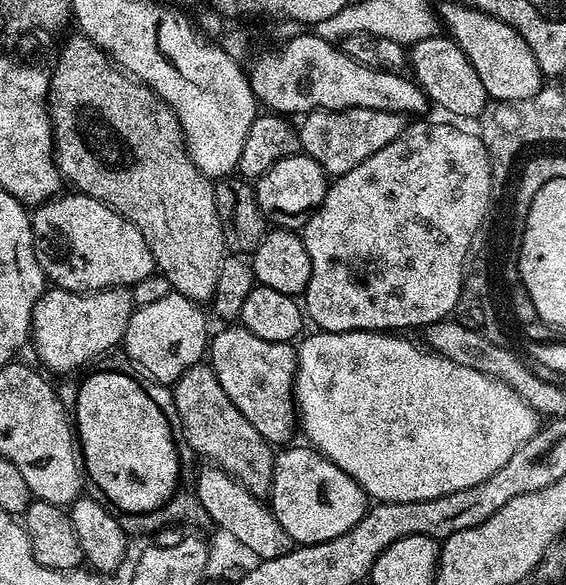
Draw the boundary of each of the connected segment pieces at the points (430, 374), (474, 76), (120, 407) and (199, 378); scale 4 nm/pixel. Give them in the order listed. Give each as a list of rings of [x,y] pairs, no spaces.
[[[316,330],[313,333],[313,336],[305,335],[299,341],[294,381],[298,420],[302,425],[302,432],[304,428],[305,438],[308,439],[305,441],[317,452],[321,452],[323,456],[336,463],[346,474],[355,478],[373,501],[382,504],[422,502],[430,498],[442,498],[446,494],[454,494],[470,486],[478,486],[478,482],[486,482],[490,474],[502,470],[502,466],[506,466],[506,462],[510,462],[515,452],[538,430],[538,423],[536,424],[538,414],[513,388],[478,370],[458,366],[458,362],[450,362],[450,358],[439,356],[427,347],[419,348],[414,341],[404,337],[407,335],[388,332],[325,332],[323,330]]]
[[[437,34],[411,45],[410,68],[411,64],[413,72],[411,75],[416,83],[435,105],[441,104],[450,115],[480,118],[489,107],[488,90],[482,84],[478,70],[474,68],[470,58],[458,47],[451,36]]]
[[[96,372],[93,376],[88,376],[80,384],[80,389],[76,392],[76,412],[74,408],[74,428],[78,433],[78,448],[82,453],[82,464],[86,469],[86,476],[104,491],[103,499],[107,501],[113,509],[121,508],[119,511],[124,514],[139,514],[141,512],[155,512],[156,509],[164,507],[169,500],[173,499],[178,488],[180,475],[180,457],[178,455],[178,444],[172,441],[172,428],[168,425],[168,420],[164,417],[162,409],[156,405],[156,400],[148,396],[148,392],[136,380],[131,380],[124,372]]]
[[[207,363],[195,364],[190,370],[180,375],[180,379],[176,381],[171,392],[172,404],[176,407],[176,416],[180,419],[181,426],[184,427],[185,438],[188,439],[185,440],[187,447],[195,450],[203,459],[205,456],[208,459],[205,461],[211,462],[224,472],[229,472],[255,496],[267,497],[272,490],[272,475],[276,469],[273,445],[264,440],[262,434],[258,434],[258,430],[242,414],[242,410],[234,406],[226,390],[222,390],[222,382],[218,380],[216,371]]]

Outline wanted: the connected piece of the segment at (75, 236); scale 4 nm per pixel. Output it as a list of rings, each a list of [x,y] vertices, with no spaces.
[[[61,195],[39,205],[40,209],[48,212],[48,220],[52,220],[52,232],[56,224],[60,224],[60,228],[68,232],[64,240],[72,240],[69,248],[76,250],[70,259],[72,269],[69,272],[56,272],[53,276],[51,273],[50,280],[55,287],[64,288],[67,292],[100,292],[103,288],[133,286],[154,272],[150,246],[138,226],[98,198],[71,195]]]

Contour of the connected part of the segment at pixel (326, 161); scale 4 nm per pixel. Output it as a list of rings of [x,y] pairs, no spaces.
[[[343,108],[337,112],[321,110],[307,113],[301,120],[304,121],[299,121],[298,131],[303,155],[321,164],[332,178],[344,176],[354,170],[354,166],[366,162],[370,154],[394,142],[406,129],[406,120],[401,113],[369,108]]]

